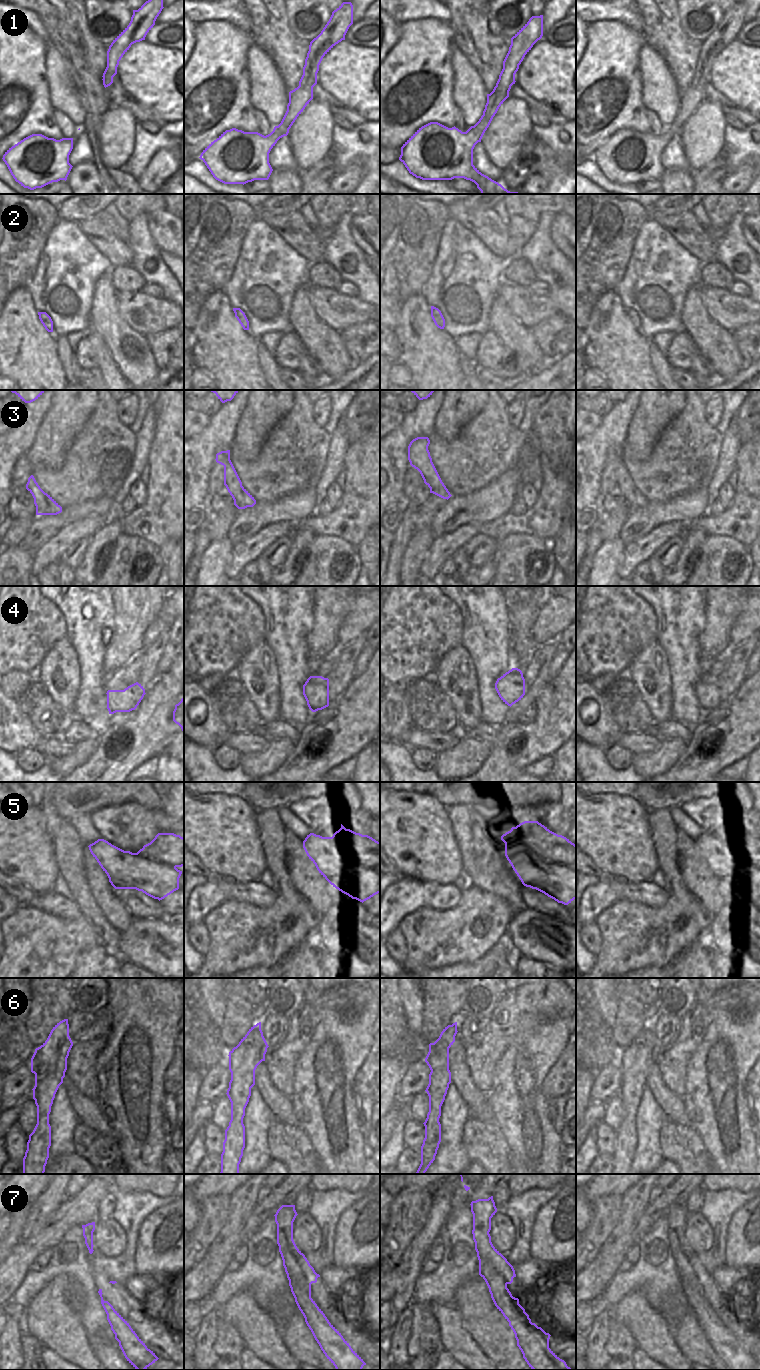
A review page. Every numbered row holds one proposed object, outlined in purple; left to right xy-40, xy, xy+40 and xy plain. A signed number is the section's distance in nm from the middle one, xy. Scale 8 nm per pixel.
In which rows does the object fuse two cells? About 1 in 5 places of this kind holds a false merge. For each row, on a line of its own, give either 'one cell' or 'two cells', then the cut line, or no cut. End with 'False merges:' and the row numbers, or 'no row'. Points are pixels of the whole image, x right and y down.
1: two cells | xy+40 (496, 85), (498, 87), (497, 96), (507, 97)
2: one cell | no cut
3: one cell | no cut
4: one cell | no cut
5: two cells | xy+40 (501, 836), (522, 836), (528, 845), (528, 852), (575, 867)
6: one cell | no cut
7: two cells | xy (286, 1252), (290, 1252), (300, 1264), (300, 1269), (310, 1285)
False merges: 1, 5, 7

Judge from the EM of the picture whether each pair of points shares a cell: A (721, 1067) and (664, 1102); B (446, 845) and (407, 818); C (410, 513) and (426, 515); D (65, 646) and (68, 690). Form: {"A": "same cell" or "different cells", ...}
{"A": "different cells", "B": "same cell", "C": "different cells", "D": "same cell"}

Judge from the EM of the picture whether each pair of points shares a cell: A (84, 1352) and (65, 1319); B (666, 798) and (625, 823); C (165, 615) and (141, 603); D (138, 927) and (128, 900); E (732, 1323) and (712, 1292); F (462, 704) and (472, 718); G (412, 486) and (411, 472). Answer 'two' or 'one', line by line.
A: one
B: two
C: two
D: two
E: one
F: one
G: one

